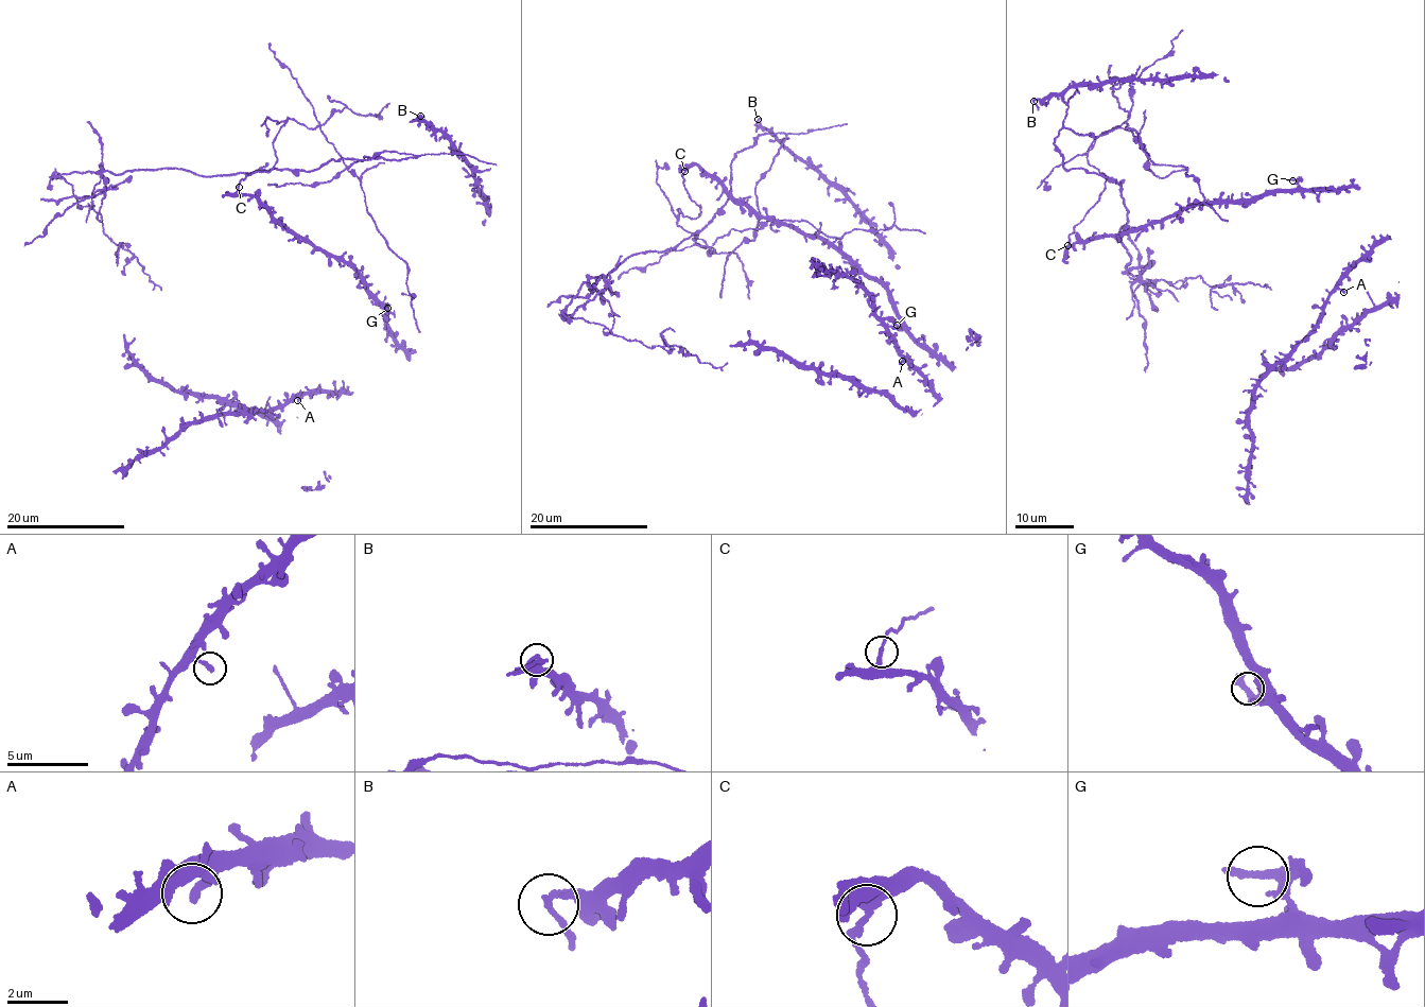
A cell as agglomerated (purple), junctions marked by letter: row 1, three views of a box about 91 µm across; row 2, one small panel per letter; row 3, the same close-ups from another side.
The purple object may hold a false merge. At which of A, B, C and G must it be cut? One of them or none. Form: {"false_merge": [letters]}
{"false_merge": ["C"]}

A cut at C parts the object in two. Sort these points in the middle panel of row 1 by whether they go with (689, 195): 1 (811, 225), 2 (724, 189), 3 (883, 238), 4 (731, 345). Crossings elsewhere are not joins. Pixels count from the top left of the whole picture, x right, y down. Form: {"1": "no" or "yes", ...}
{"1": "yes", "2": "no", "3": "no", "4": "no"}

